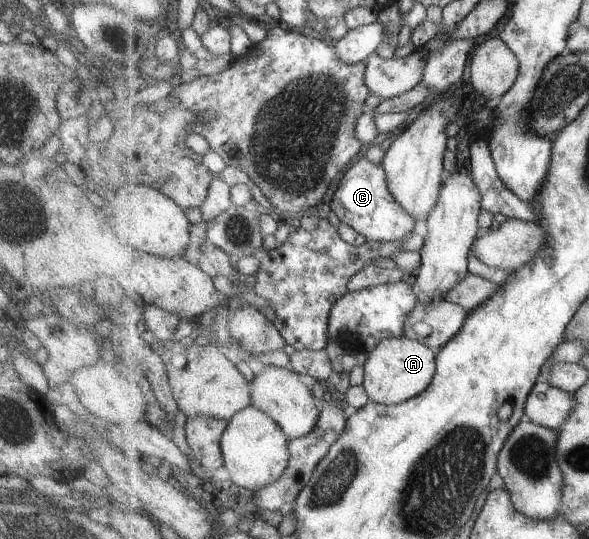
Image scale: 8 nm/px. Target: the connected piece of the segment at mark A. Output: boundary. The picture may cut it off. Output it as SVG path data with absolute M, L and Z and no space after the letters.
M405 335L382 340L363 368L363 386L371 401L396 405L421 394L434 380L436 355L437 351L430 346Z

